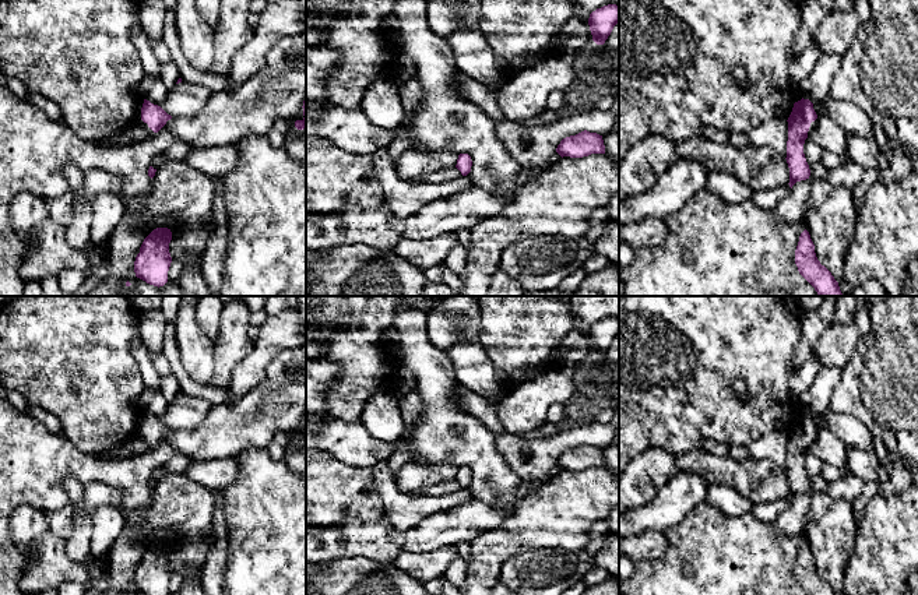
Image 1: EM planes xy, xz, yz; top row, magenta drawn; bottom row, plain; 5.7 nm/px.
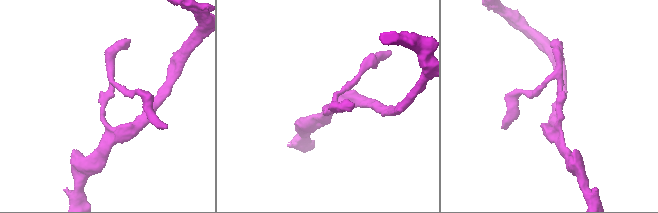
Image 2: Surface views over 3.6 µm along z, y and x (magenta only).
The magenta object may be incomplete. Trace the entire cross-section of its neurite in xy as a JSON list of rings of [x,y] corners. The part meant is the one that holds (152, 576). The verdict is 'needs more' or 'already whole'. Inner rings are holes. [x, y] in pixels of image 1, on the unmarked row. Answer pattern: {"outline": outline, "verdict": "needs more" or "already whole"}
{"outline": [[[156,541],[144,552],[134,574],[137,591],[145,595],[168,595],[168,584],[172,575],[170,553],[172,545],[168,541]]], "verdict": "already whole"}

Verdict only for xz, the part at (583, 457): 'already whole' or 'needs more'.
already whole

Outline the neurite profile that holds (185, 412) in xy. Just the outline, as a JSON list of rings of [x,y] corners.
[[[182,394],[168,404],[165,413],[158,419],[172,430],[191,430],[205,420],[212,408],[207,399]]]

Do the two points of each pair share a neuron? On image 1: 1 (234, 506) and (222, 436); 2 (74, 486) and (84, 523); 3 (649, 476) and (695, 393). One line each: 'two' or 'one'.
1: two
2: two
3: two

